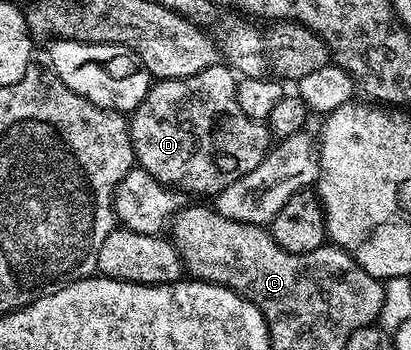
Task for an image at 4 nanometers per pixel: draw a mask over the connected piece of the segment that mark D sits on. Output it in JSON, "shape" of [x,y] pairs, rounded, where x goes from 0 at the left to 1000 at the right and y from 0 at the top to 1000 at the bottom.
{"shape":[[[526,183],[499,194],[489,206],[455,217],[445,226],[406,226],[401,231],[375,231],[363,249],[358,274],[333,311],[321,317],[319,334],[311,340],[314,386],[319,389],[319,411],[324,414],[324,449],[331,471],[345,486],[355,486],[367,503],[377,503],[377,514],[394,520],[406,537],[423,546],[443,549],[453,543],[460,554],[509,554],[526,560],[543,537],[552,537],[552,526],[572,526],[572,514],[582,514],[582,503],[601,503],[601,491],[611,491],[611,480],[620,480],[645,451],[659,426],[659,386],[655,363],[645,349],[623,349],[611,343],[591,320],[591,309],[582,309],[582,286],[577,283],[577,237],[569,203],[560,200],[545,183]]]}

